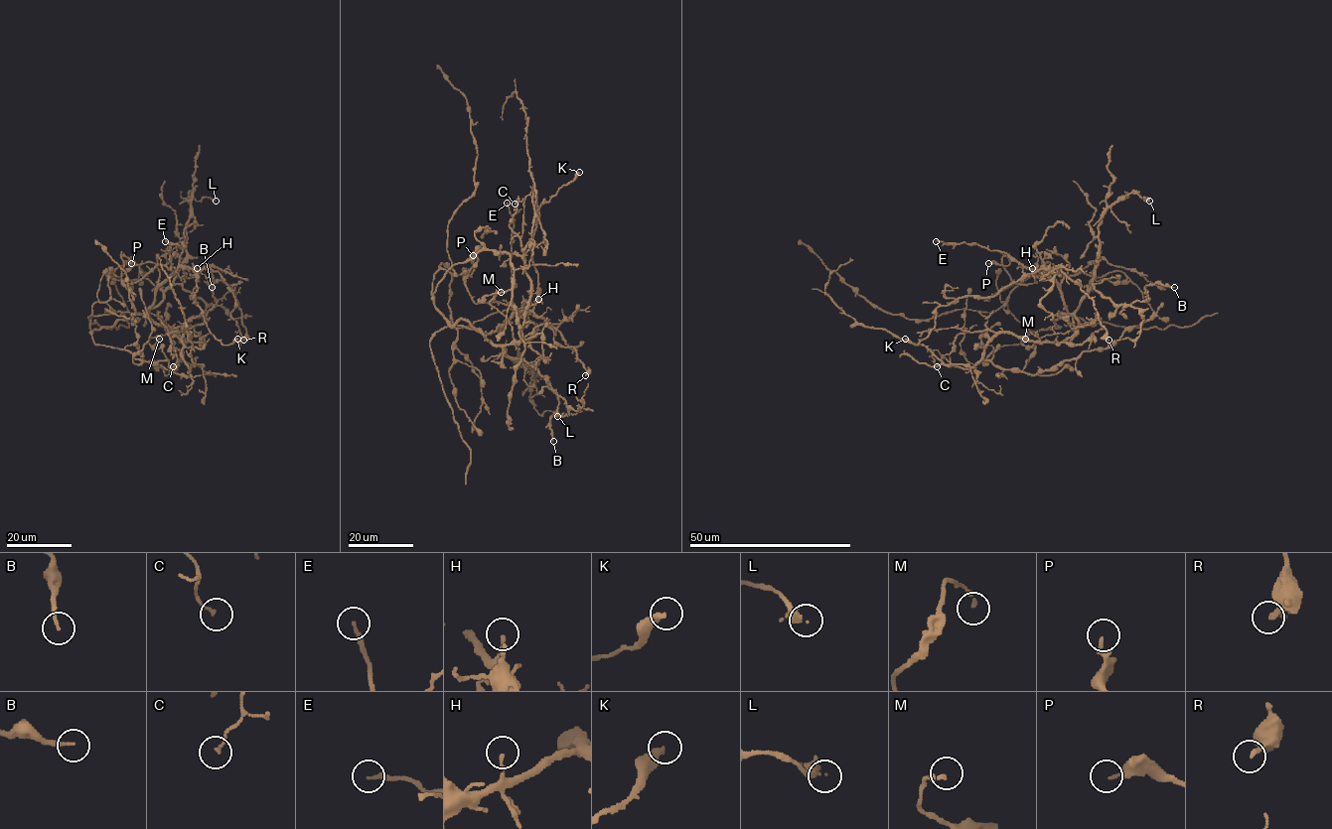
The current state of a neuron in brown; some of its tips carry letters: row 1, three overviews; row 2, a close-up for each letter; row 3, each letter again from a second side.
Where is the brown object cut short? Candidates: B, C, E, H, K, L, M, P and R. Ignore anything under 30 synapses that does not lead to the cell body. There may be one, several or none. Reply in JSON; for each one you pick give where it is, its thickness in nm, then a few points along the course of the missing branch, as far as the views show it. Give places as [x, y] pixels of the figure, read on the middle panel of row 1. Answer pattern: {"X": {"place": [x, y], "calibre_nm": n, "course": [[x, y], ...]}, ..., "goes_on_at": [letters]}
{"goes_on_at": []}

